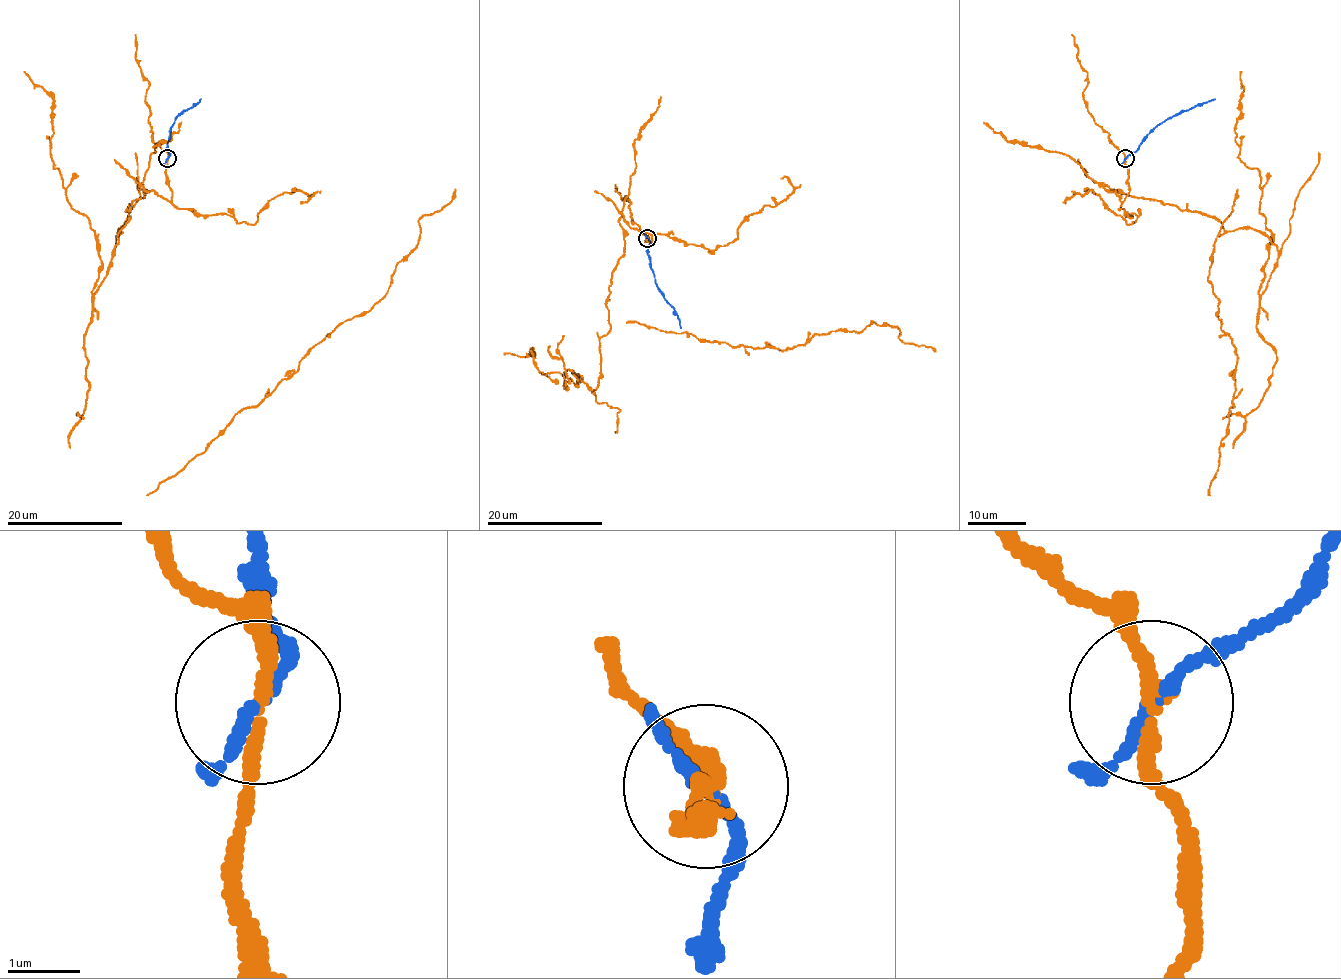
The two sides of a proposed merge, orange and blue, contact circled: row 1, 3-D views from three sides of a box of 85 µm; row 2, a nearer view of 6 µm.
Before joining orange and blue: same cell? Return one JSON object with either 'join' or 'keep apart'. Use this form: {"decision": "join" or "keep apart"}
{"decision": "keep apart"}

